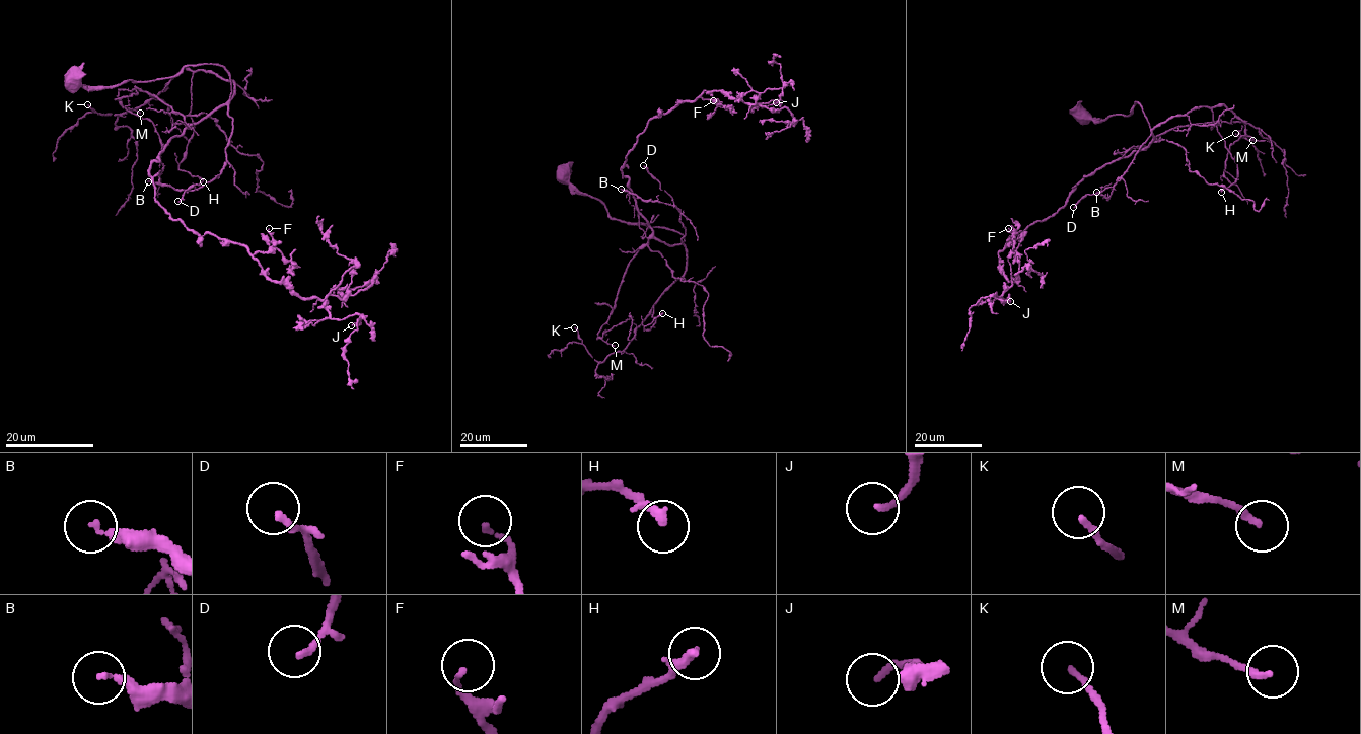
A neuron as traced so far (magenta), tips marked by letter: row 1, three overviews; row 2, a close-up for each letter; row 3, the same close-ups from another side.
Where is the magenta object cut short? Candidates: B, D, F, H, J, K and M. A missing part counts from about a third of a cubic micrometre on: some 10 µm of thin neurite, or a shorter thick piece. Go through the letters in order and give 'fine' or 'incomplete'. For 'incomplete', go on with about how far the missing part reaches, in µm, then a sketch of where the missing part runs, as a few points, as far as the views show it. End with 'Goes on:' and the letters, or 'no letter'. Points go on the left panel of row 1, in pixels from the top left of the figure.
B: fine
D: fine
F: fine
H: fine
J: fine
K: fine
M: incomplete | 10 µm | (140, 113), (172, 118), (178, 116)
Goes on: M

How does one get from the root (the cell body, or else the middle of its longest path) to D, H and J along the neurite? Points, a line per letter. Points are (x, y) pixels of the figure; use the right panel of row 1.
D: (1081, 116), (1096, 121), (1128, 116), (1137, 101), (1150, 136), (1112, 187), (1086, 194), (1073, 207)
H: (1081, 116), (1096, 121), (1128, 116), (1137, 101), (1153, 129), (1208, 106), (1237, 164), (1236, 180), (1221, 192)
J: (1081, 116), (1128, 116), (1137, 101), (1153, 140), (1009, 238), (998, 268), (1012, 284), (994, 296), (1010, 301)

